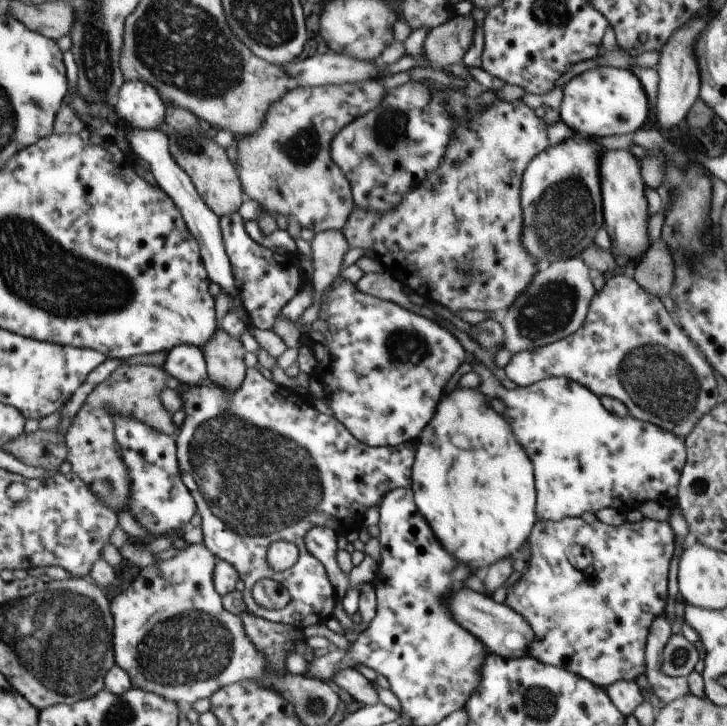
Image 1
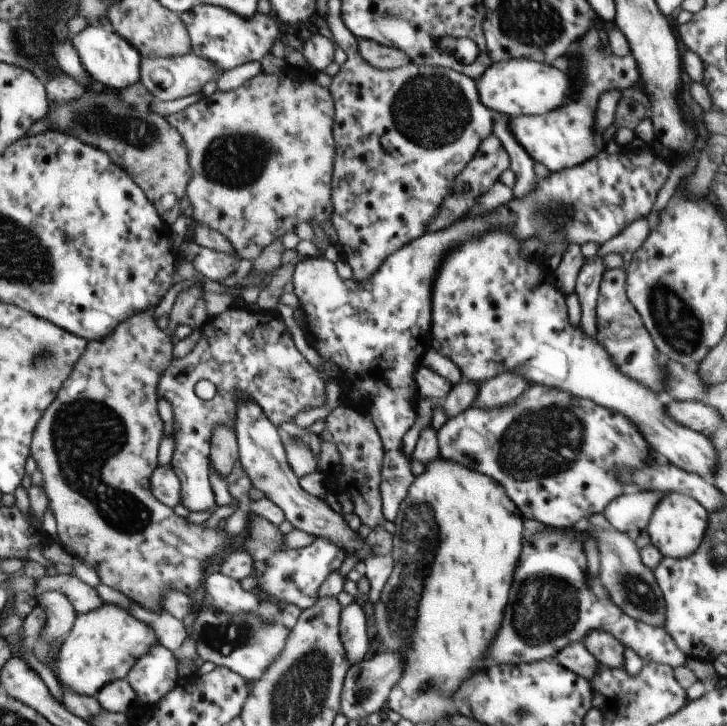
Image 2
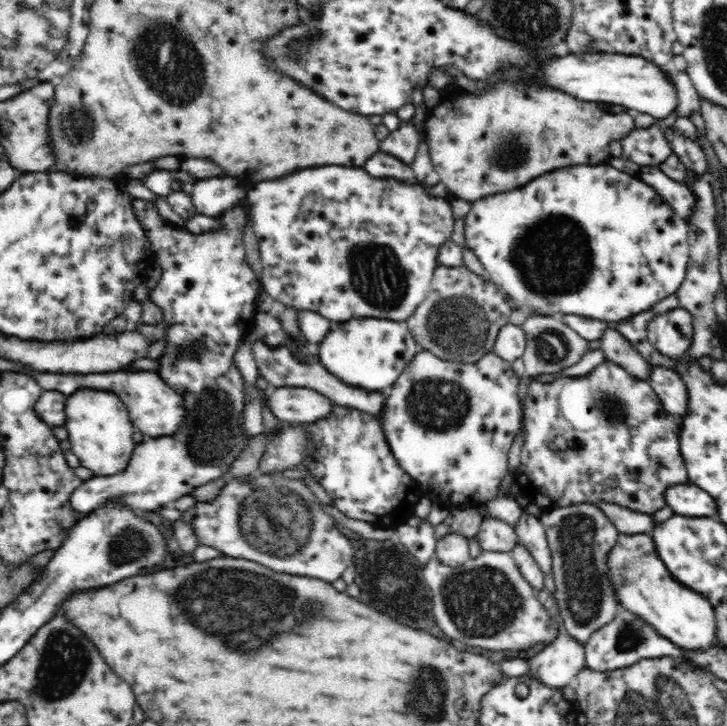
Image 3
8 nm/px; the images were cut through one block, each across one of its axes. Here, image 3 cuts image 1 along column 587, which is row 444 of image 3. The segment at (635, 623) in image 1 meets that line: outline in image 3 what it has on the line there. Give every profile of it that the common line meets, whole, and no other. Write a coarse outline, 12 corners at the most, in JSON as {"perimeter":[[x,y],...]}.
{"perimeter":[[608,359],[534,378],[519,494],[653,515],[682,418]]}

